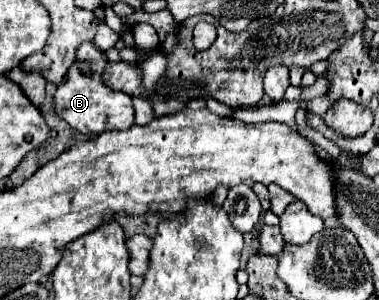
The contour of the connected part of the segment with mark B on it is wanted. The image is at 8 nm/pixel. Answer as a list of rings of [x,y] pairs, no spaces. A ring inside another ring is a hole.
[[[91,40],[83,42],[77,48],[77,62],[69,68],[69,80],[65,84],[61,84],[55,92],[55,112],[77,132],[81,134],[101,134],[101,132],[109,130],[126,130],[135,124],[135,110],[133,110],[133,98],[129,94],[123,94],[119,90],[111,90],[107,88],[107,84],[103,82],[103,70],[107,66],[107,56],[103,50],[99,50]],[[81,64],[89,64],[93,74],[87,76],[81,72]]]

